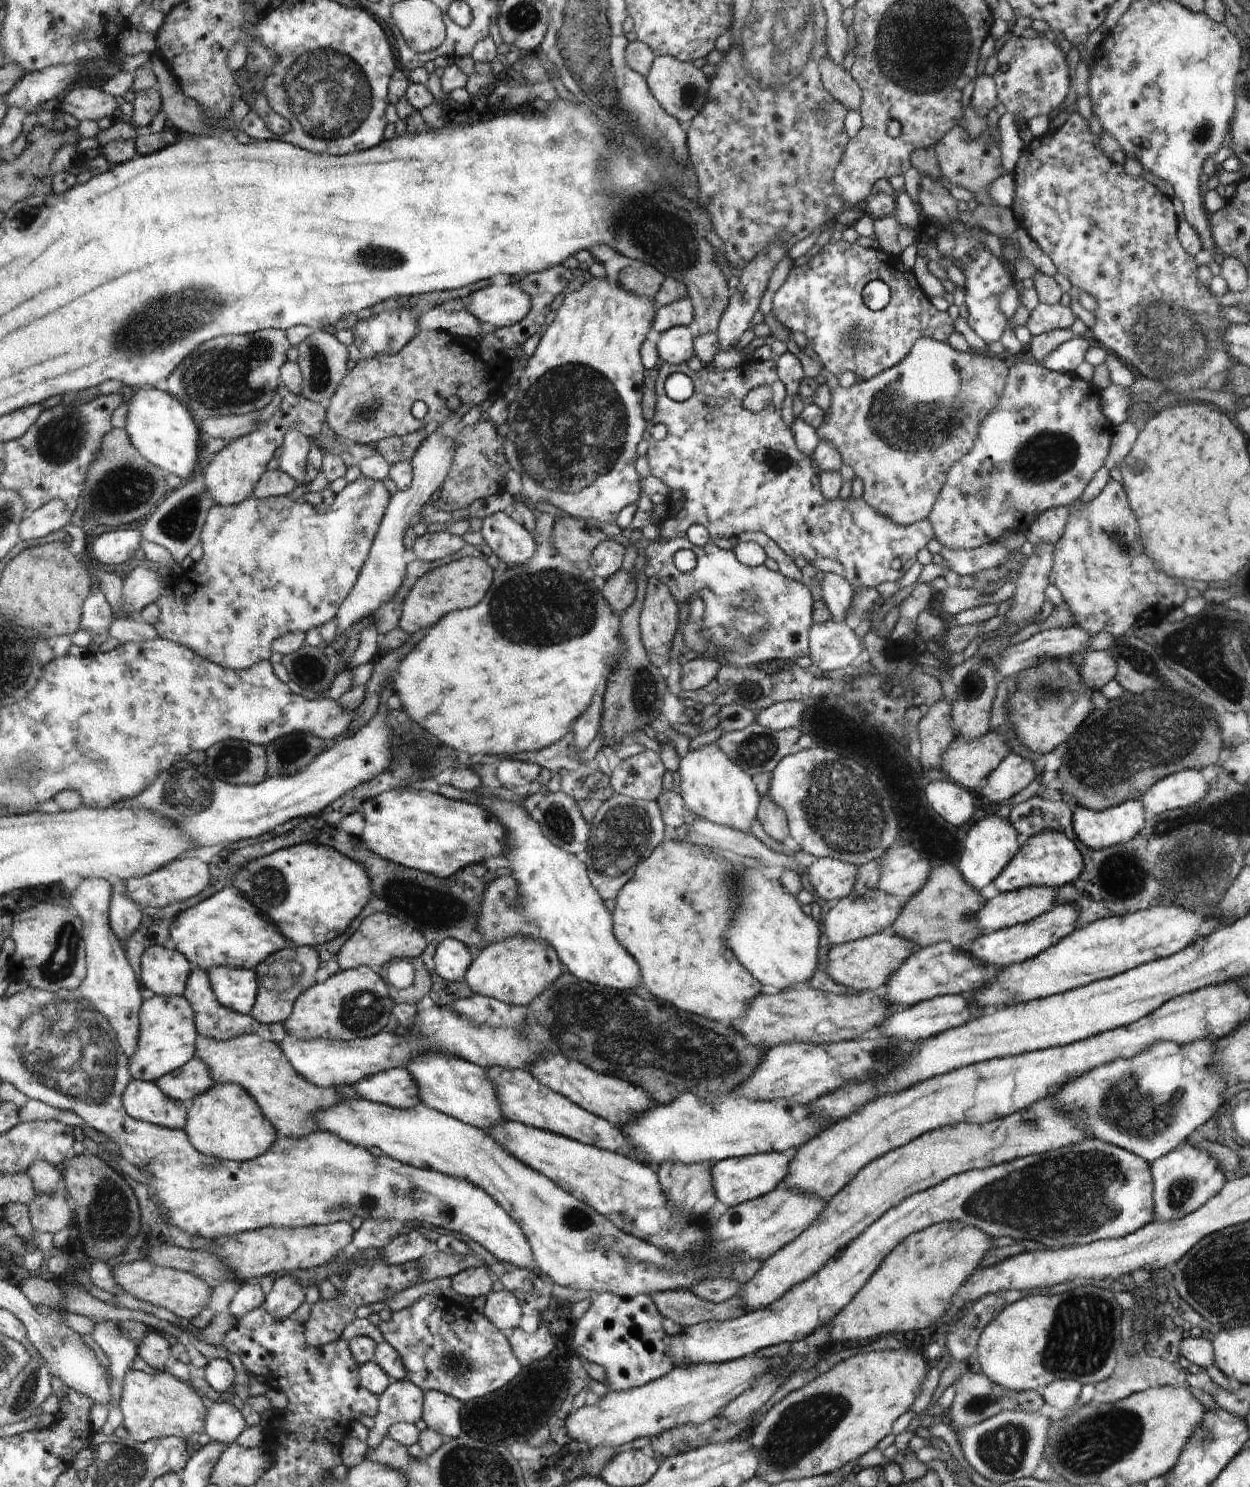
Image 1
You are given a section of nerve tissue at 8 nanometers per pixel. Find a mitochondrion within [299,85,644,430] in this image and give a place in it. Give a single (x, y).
(373, 258)

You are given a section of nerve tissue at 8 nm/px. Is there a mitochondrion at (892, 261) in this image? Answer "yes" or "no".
no

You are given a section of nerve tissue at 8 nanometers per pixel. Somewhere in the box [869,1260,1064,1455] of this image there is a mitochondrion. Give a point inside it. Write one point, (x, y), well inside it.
(982, 1402)

